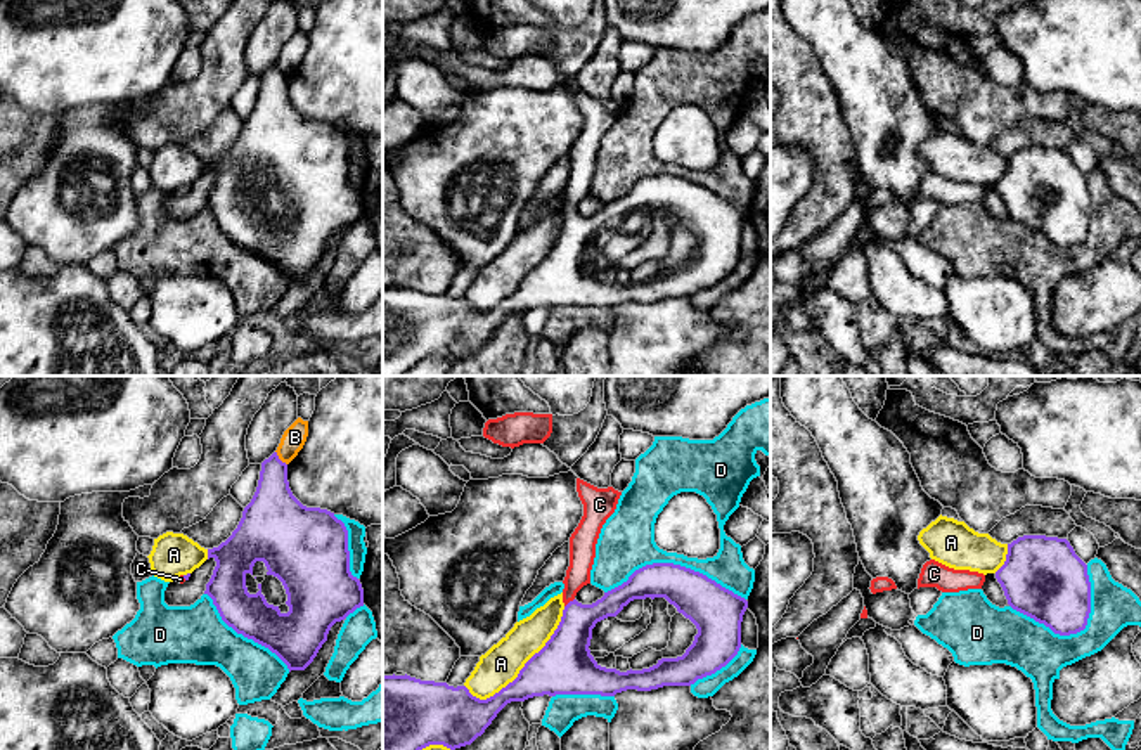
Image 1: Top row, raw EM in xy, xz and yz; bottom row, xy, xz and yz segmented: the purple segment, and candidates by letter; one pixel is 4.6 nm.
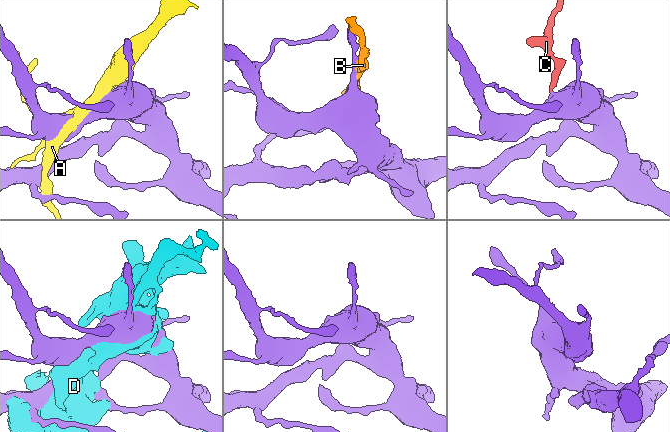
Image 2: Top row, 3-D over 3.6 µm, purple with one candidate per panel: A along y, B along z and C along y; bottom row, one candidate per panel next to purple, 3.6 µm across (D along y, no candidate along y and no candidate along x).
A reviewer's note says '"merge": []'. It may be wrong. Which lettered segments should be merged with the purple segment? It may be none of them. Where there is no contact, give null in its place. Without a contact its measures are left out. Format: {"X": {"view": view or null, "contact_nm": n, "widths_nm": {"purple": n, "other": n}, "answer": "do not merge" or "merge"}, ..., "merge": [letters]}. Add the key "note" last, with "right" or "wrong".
{"A": {"view": "xz", "contact_nm": 600, "widths_nm": {"purple": 260, "other": 180}, "answer": "do not merge"}, "B": {"view": "xy", "contact_nm": 90, "widths_nm": {"purple": 240, "other": 110}, "answer": "do not merge"}, "C": {"view": "xz", "contact_nm": 60, "widths_nm": {"purple": 220, "other": 130}, "answer": "merge"}, "D": {"view": "xz", "contact_nm": 650, "widths_nm": {"purple": 220, "other": 260}, "answer": "do not merge"}, "merge": ["C"], "note": "wrong"}

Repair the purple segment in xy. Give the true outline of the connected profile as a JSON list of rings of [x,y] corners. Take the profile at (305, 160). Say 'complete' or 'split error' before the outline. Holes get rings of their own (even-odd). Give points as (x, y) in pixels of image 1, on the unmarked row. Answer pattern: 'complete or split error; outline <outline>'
complete; outline [[[277,64],[261,74],[256,104],[244,120],[237,140],[218,159],[208,161],[210,170],[216,173],[216,178],[206,196],[204,206],[213,211],[222,232],[237,246],[275,265],[287,277],[289,284],[305,282],[327,253],[331,239],[364,218],[362,196],[350,184],[348,142],[345,135],[334,125],[320,120],[306,120],[293,107],[287,94],[287,76],[279,71]],[[256,173],[263,173],[268,182],[267,187],[274,187],[282,194],[287,206],[287,225],[267,215],[261,206],[261,196],[258,196],[260,203],[256,206],[248,204],[246,187],[253,187]]]

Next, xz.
split error; outline [[[577,90],[577,104],[583,116],[583,128],[570,149],[570,178],[563,192],[564,222],[551,251],[525,275],[512,294],[487,312],[473,308],[466,298],[454,300],[447,294],[421,293],[407,286],[383,288],[383,376],[403,376],[429,357],[443,357],[452,364],[471,357],[511,314],[525,314],[544,307],[615,308],[627,301],[651,303],[663,298],[691,298],[698,291],[715,286],[738,267],[741,260],[741,234],[748,213],[691,180],[674,175],[646,177],[592,217],[582,217],[575,211],[577,204],[590,196],[601,140],[615,125],[622,107],[613,99],[597,100],[580,90]],[[646,210],[665,210],[679,225],[689,230],[698,241],[693,256],[682,268],[661,270],[656,277],[642,282],[620,284],[601,279],[589,262],[592,241],[597,234],[616,229],[630,213]]]

